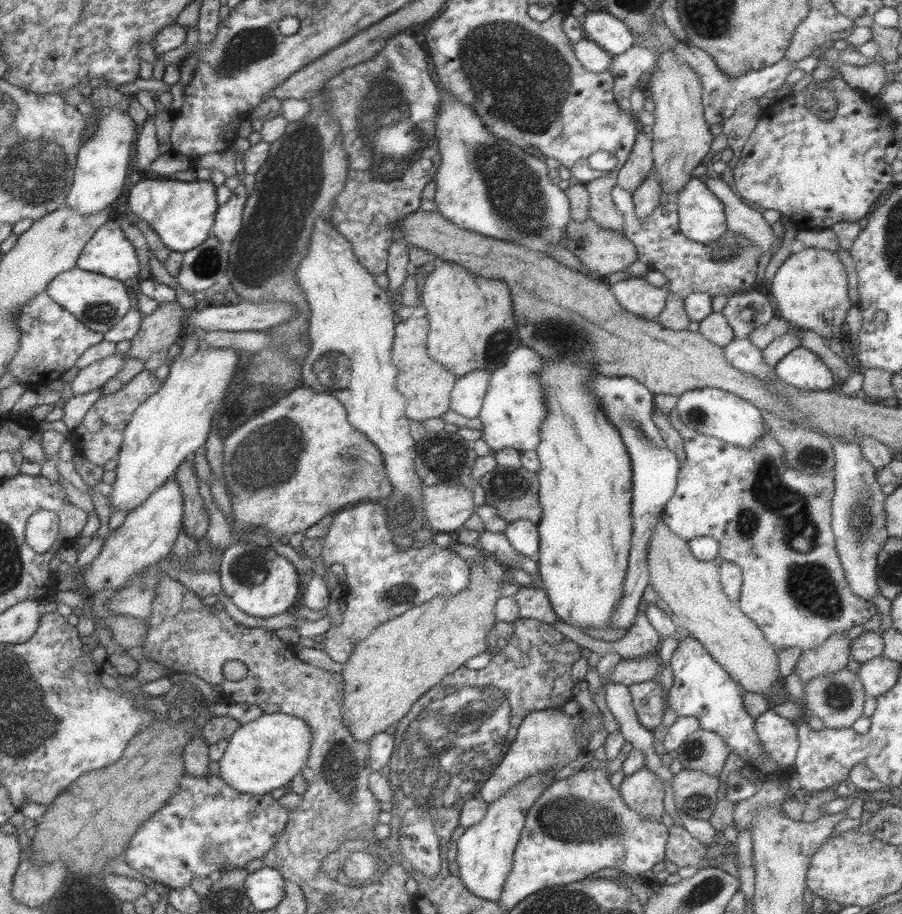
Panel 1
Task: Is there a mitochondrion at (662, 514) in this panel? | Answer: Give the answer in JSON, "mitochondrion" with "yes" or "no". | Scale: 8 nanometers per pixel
{"mitochondrion":"no"}

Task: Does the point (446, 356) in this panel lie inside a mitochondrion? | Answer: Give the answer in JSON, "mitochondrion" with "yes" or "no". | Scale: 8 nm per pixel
{"mitochondrion":"no"}

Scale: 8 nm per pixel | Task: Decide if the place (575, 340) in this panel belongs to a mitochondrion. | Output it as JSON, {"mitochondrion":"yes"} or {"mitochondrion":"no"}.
{"mitochondrion":"yes"}

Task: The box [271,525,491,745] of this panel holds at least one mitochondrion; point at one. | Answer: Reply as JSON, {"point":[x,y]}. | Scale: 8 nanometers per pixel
{"point":[398,594]}

